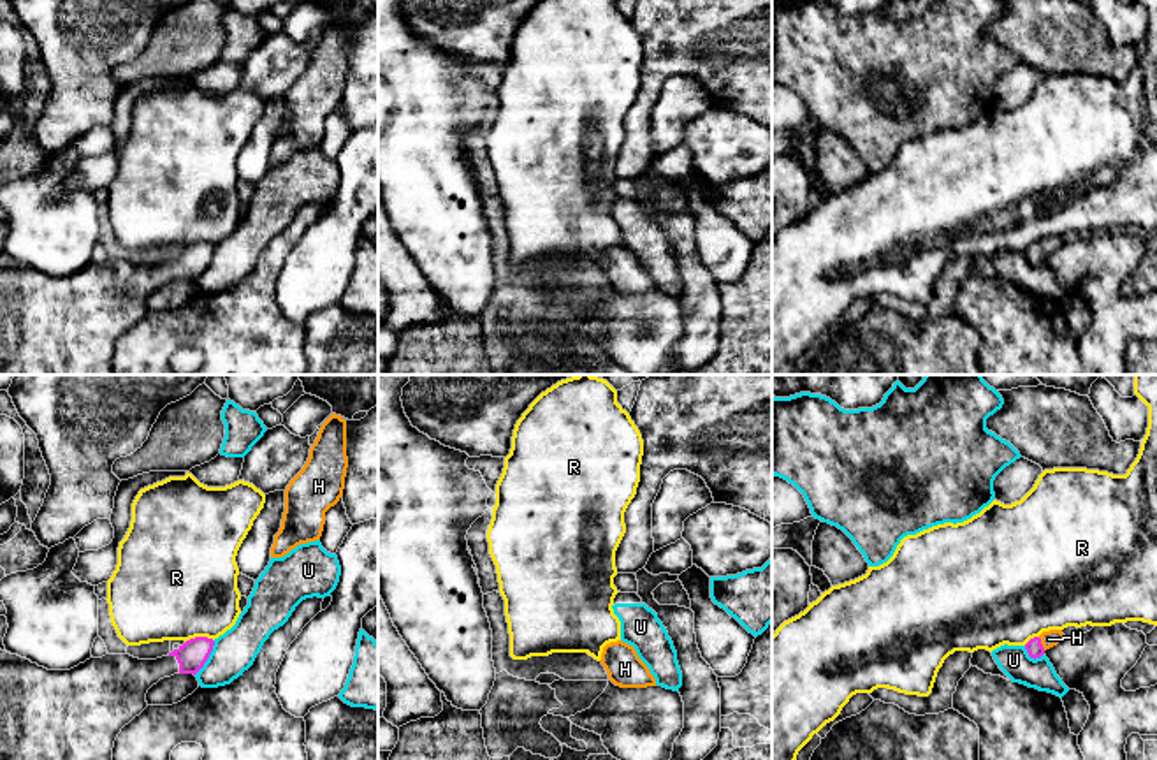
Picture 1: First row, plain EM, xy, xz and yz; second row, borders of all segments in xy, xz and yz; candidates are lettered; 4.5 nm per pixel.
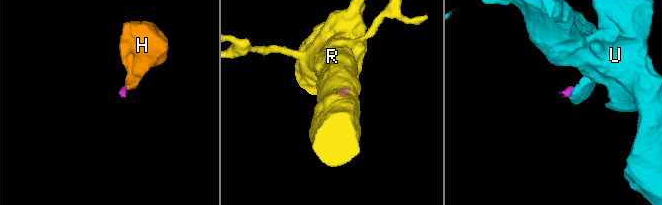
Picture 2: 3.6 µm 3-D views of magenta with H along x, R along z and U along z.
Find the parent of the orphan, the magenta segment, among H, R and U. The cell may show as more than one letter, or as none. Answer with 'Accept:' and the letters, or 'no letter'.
Accept: H

